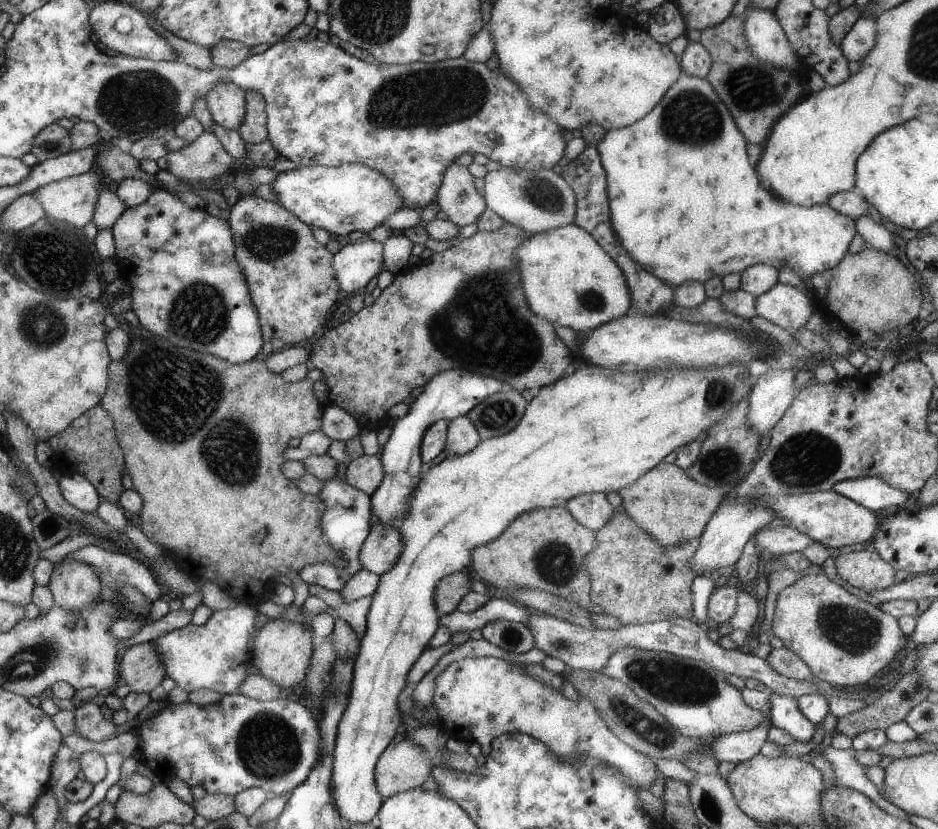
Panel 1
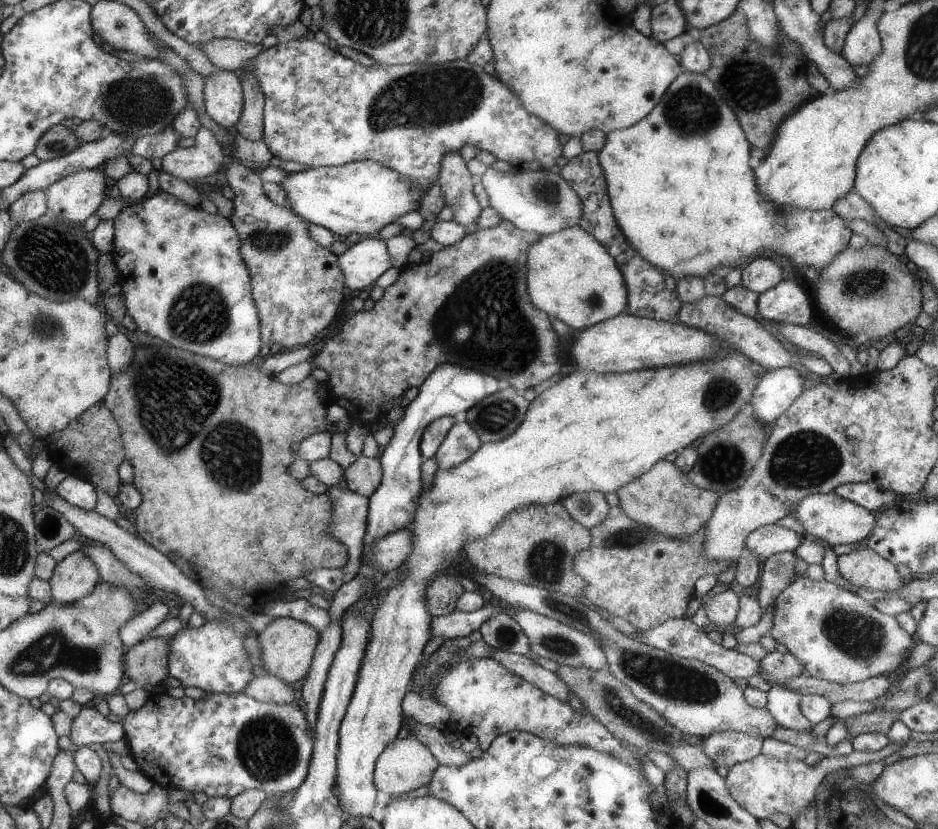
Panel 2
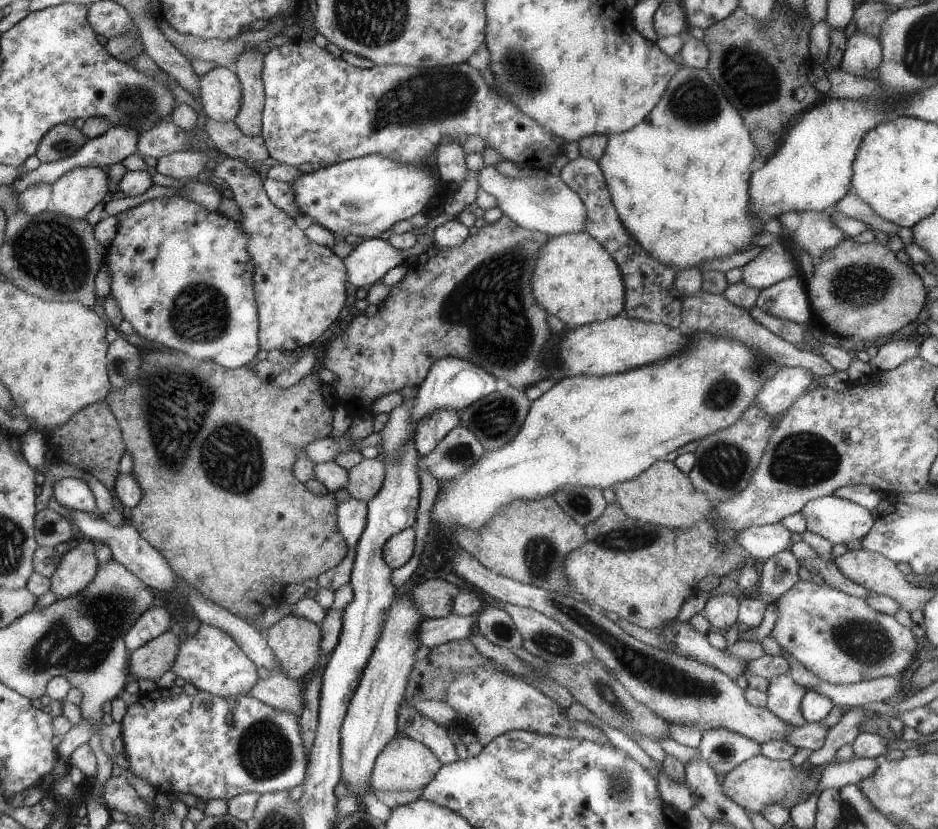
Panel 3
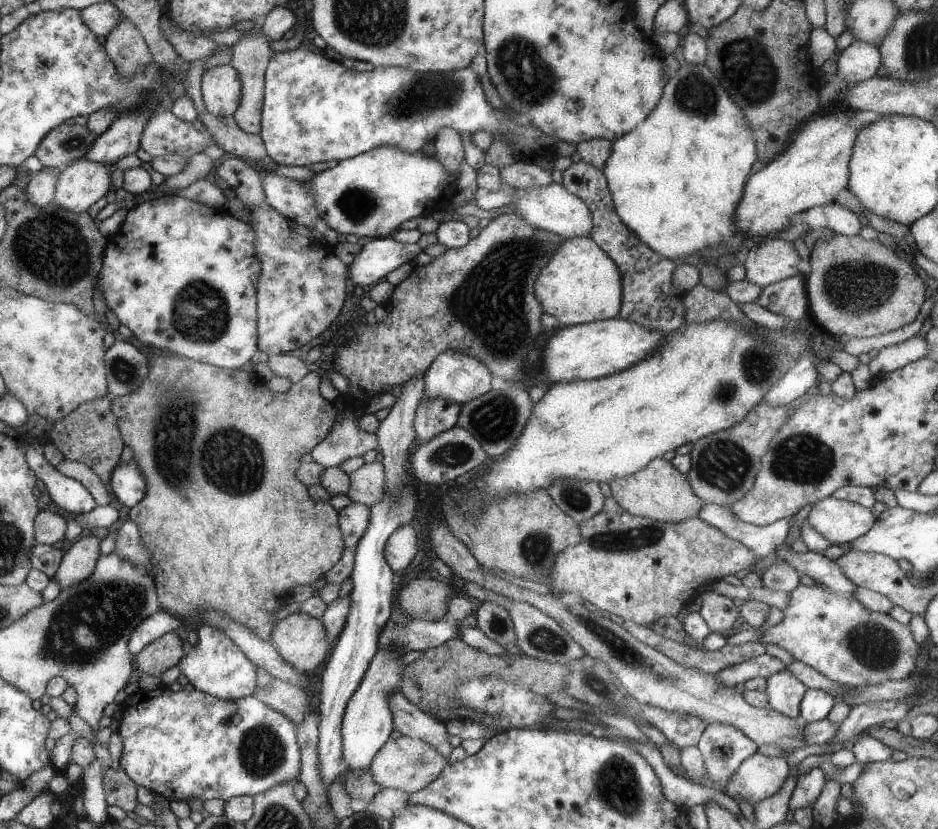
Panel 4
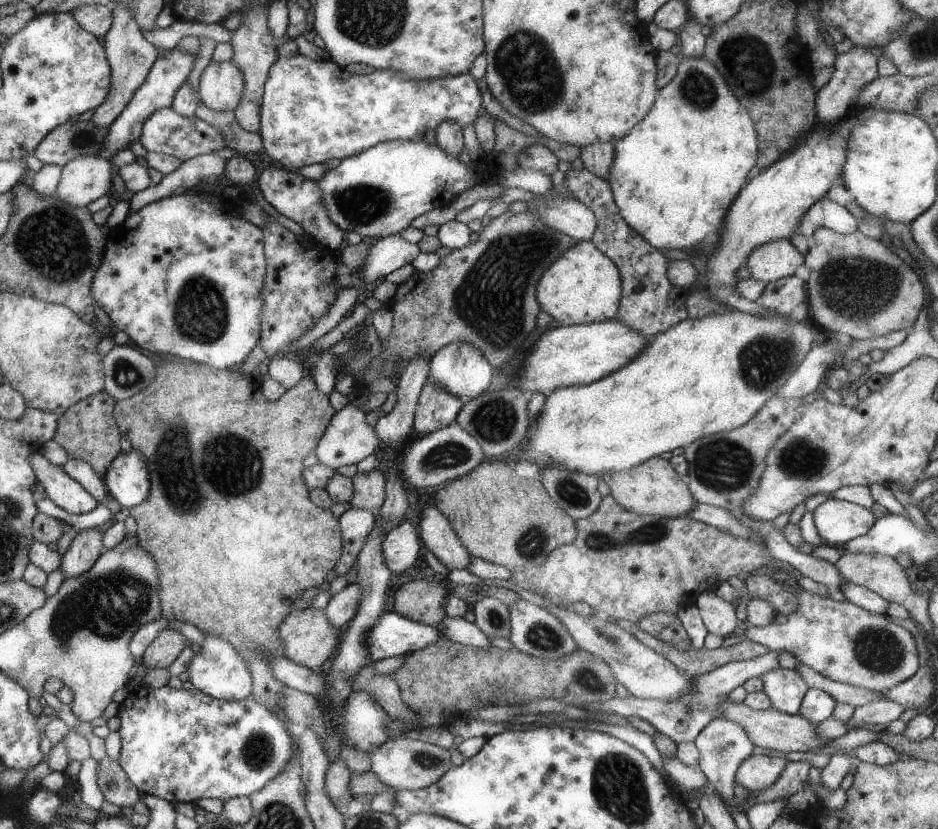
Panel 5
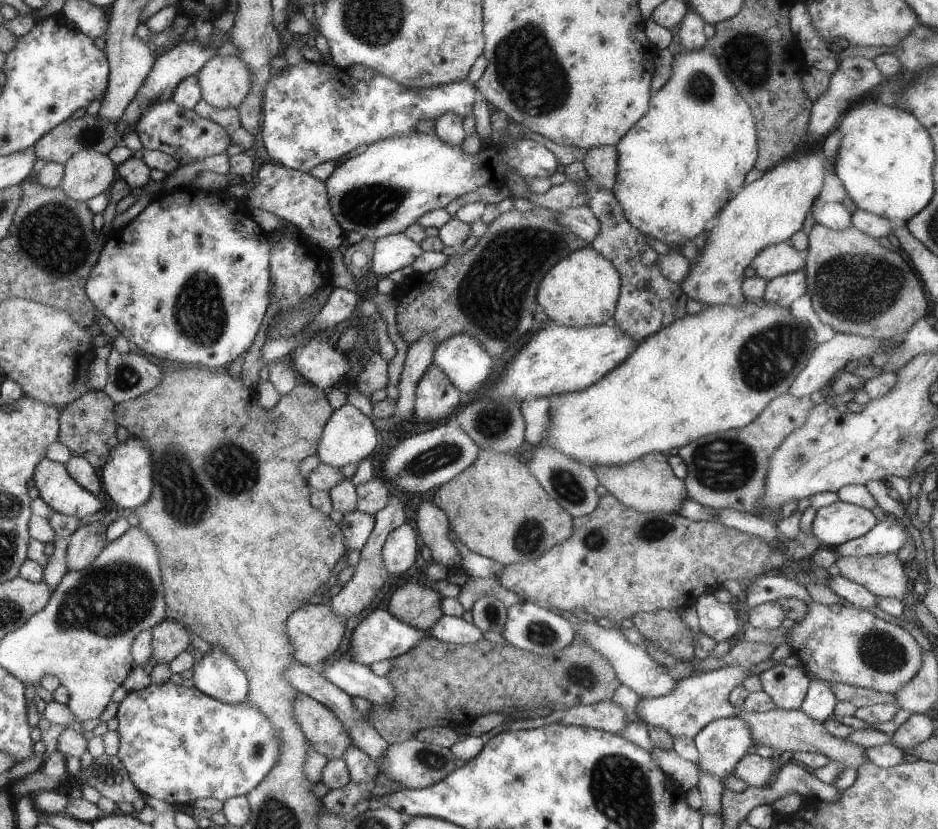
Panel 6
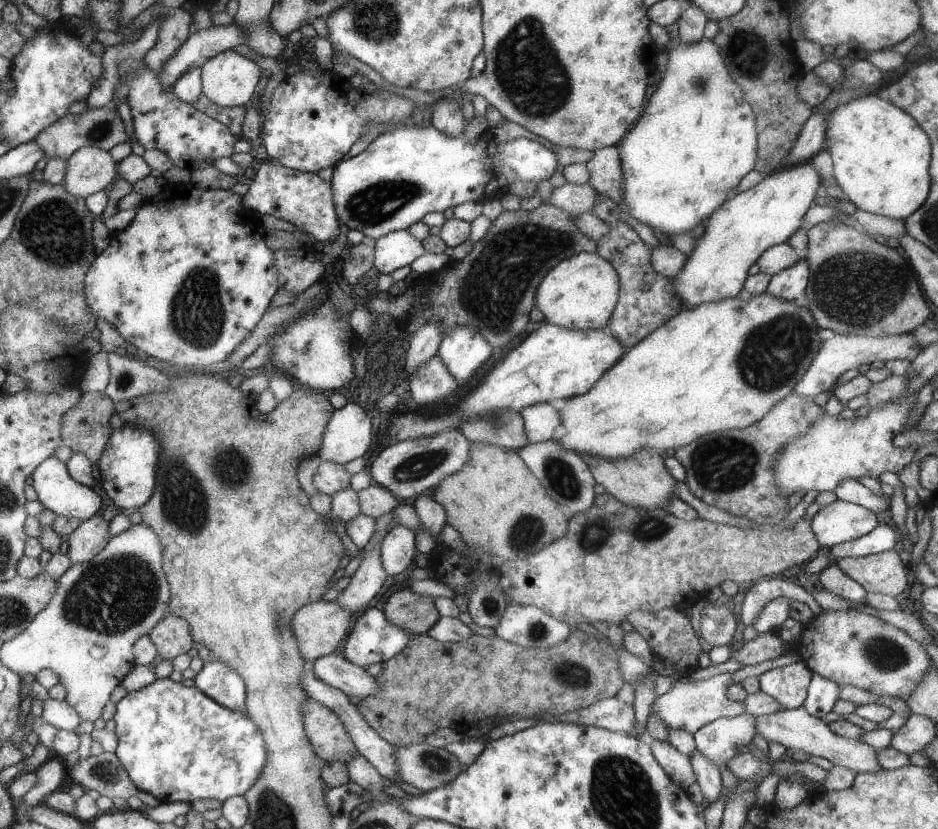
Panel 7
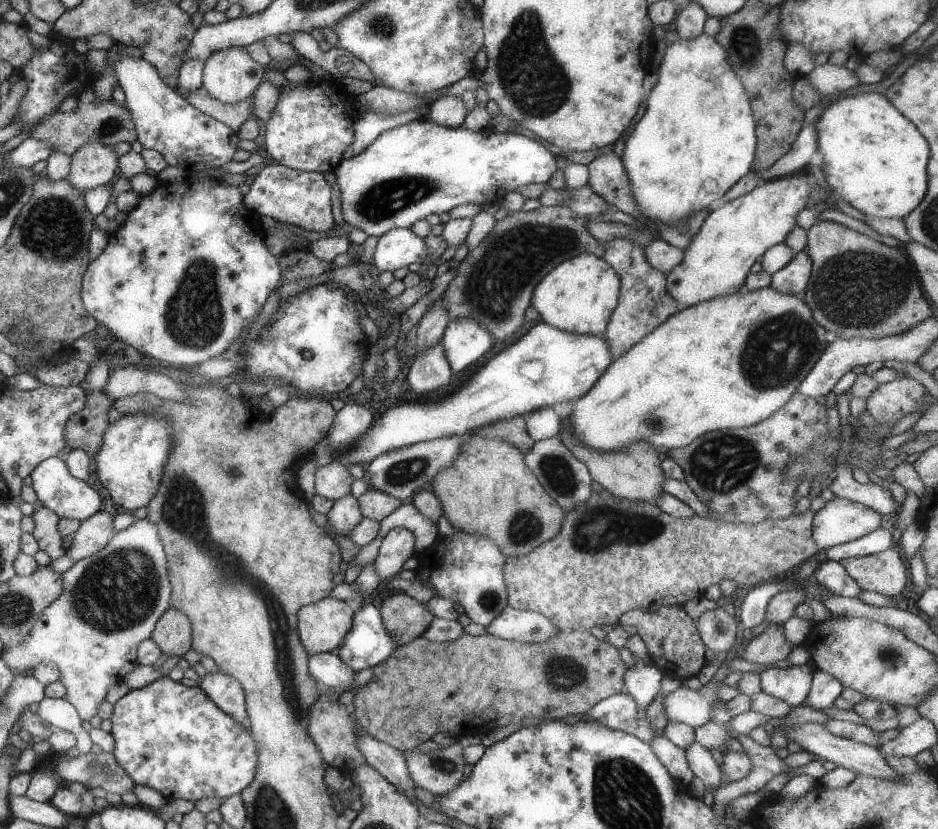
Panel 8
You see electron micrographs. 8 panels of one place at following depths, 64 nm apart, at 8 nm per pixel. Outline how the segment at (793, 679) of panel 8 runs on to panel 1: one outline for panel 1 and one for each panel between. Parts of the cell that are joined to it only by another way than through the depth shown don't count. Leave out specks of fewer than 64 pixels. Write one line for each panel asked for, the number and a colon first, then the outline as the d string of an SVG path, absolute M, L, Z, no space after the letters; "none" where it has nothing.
1: M773 694L773 700L771 700L771 702L773 702L773 704L771 704L771 710L769 710L771 726L783 730L785 734L789 734L795 742L813 744L807 760L809 760L809 758L817 758L817 756L825 756L825 748L813 740L813 736L815 736L815 726L817 726L817 724L813 724L811 720L807 720L807 718L799 712L795 698L775 696L775 694Z
2: M769 686L765 708L769 710L777 726L799 734L807 734L809 728L813 728L813 724L801 714L799 700L801 700L801 694L793 690L787 690L783 686Z
3: M779 676L769 680L769 688L765 690L767 704L765 710L771 712L779 722L787 724L789 728L801 728L807 722L801 716L801 698L803 690L793 682L791 676Z
4: M787 668L781 672L775 672L773 676L767 678L767 688L765 688L769 710L775 710L787 718L799 720L801 716L799 704L801 704L801 698L805 696L805 690L807 688L799 680L795 680L787 672Z
5: M777 666L775 670L765 672L761 680L763 692L771 700L771 710L779 710L789 716L795 716L799 712L807 686L793 670L783 670Z
6: M777 664L757 676L761 680L763 692L769 698L773 698L775 708L787 710L787 712L799 710L807 690L809 690L809 680L807 680L807 674L801 664L795 668Z
7: M795 662L763 672L759 676L759 684L761 692L779 702L783 710L795 710L805 702L811 678L813 674L807 670L805 662Z

